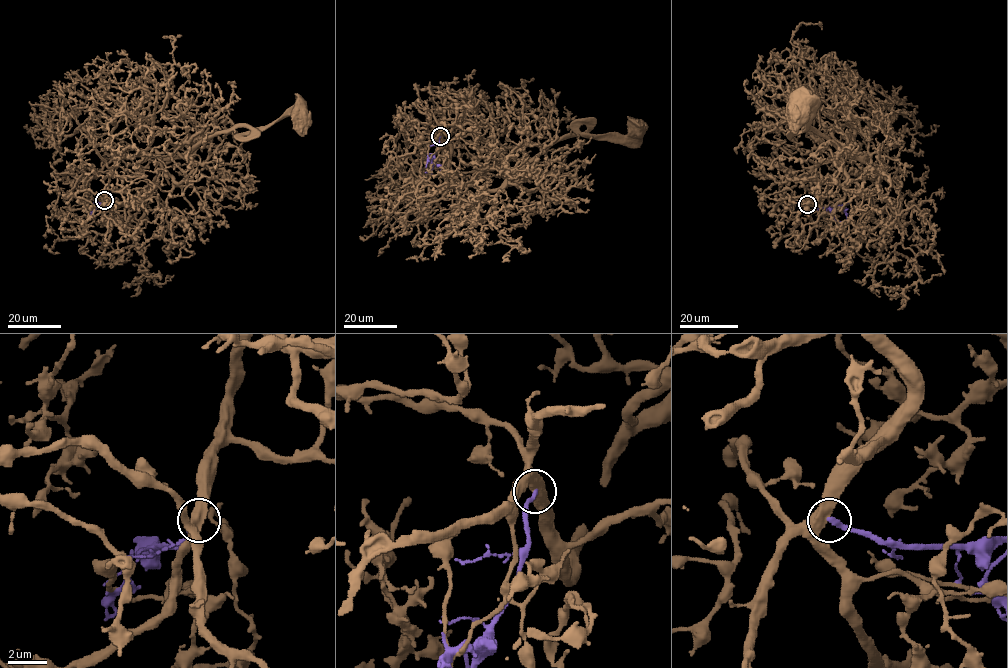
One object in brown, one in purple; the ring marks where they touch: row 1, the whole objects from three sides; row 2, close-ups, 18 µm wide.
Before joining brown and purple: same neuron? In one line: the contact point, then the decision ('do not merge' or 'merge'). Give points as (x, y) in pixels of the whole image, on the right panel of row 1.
place (807, 204); do not merge

